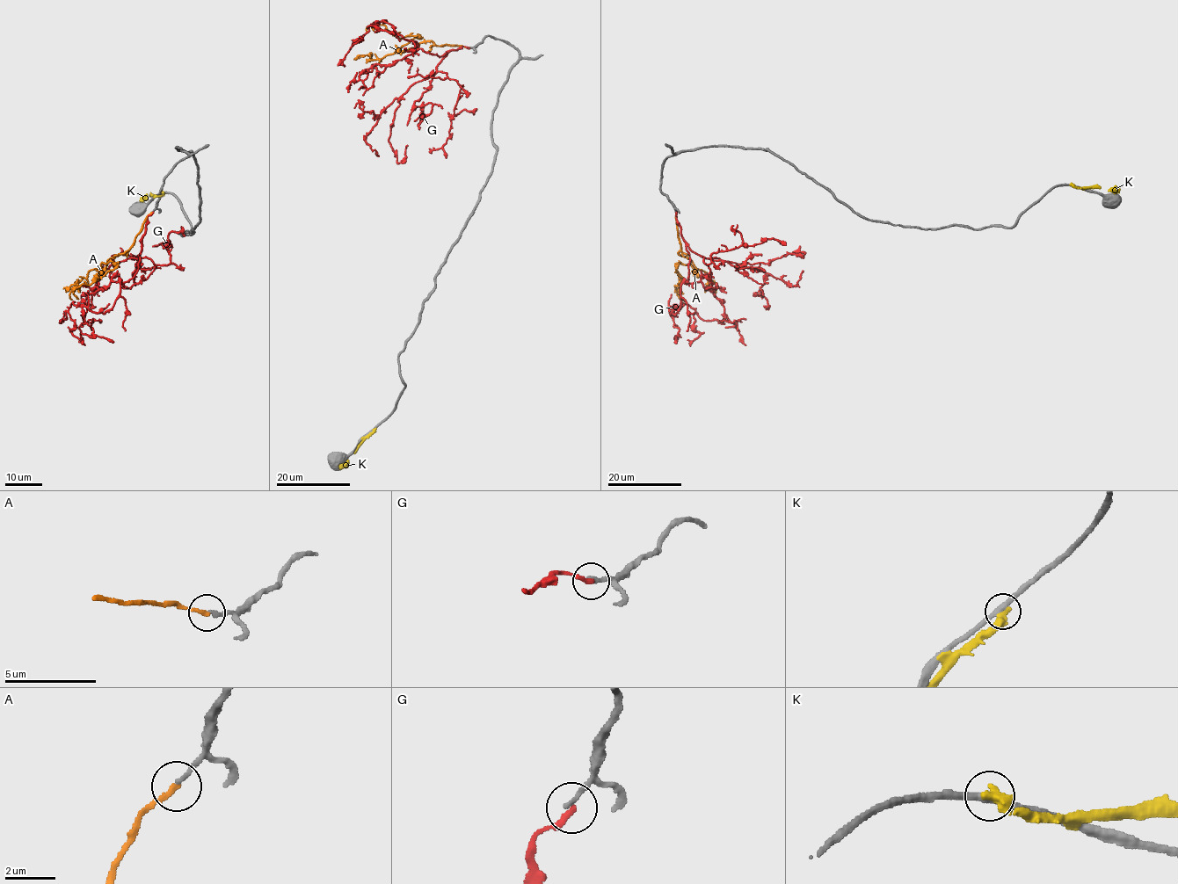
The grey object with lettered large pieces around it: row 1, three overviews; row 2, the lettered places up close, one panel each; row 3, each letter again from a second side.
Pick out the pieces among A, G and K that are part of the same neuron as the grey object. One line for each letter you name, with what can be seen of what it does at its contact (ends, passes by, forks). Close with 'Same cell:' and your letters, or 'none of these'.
A: It ends there
Same cell: A

